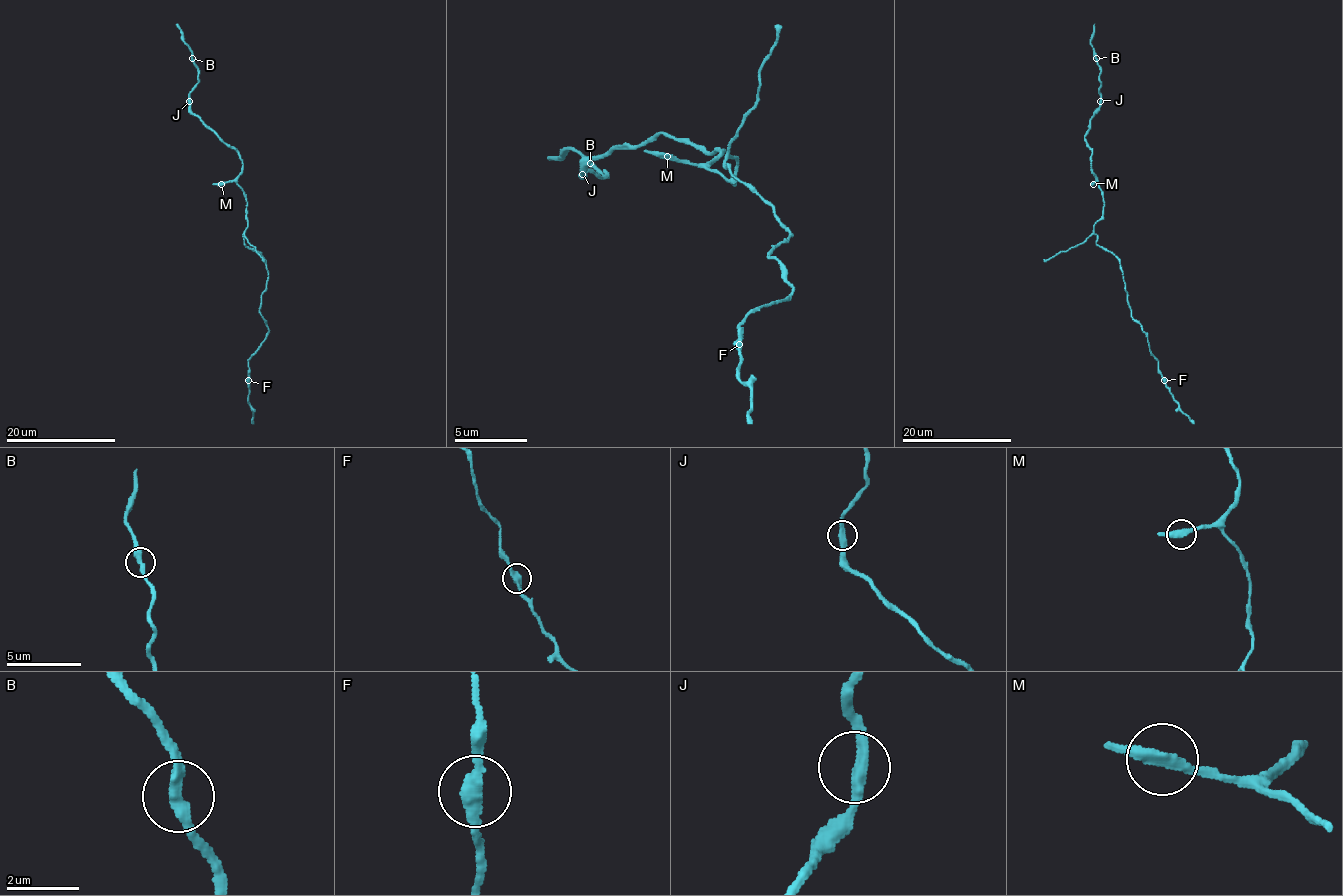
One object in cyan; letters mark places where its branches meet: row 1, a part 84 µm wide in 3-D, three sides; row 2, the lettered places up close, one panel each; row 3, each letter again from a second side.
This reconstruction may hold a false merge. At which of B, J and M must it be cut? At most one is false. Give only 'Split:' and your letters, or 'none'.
Split: none

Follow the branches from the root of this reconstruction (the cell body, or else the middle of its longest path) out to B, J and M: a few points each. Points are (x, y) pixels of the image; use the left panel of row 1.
B: (245, 228), (247, 198), (237, 183), (243, 159), (191, 110), (189, 92), (198, 83), (198, 66), (192, 58)
J: (245, 228), (247, 198), (237, 183), (243, 159), (191, 110), (189, 101)
M: (245, 228), (244, 191), (234, 181), (221, 184)

